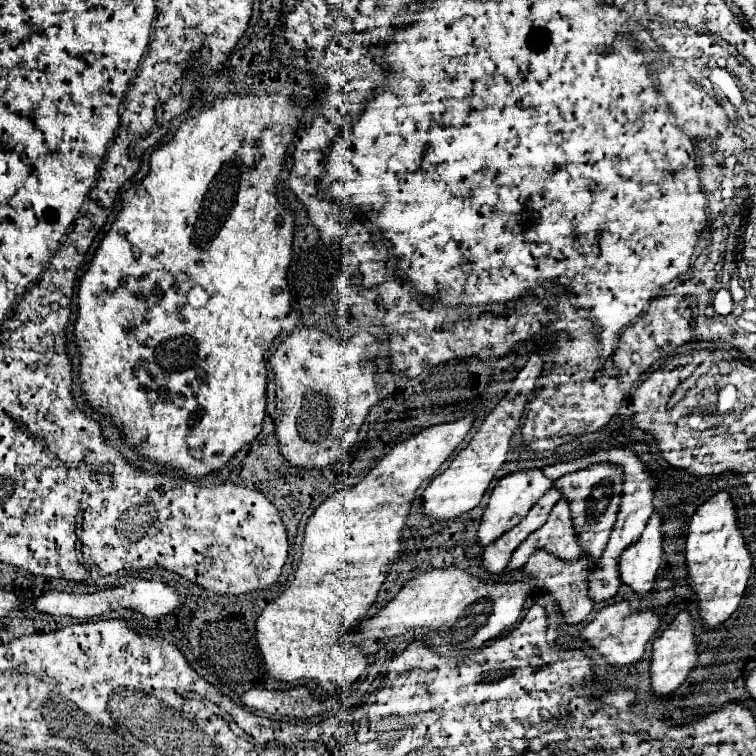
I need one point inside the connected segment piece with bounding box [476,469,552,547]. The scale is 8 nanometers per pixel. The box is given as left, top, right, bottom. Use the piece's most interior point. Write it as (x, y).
(512, 498)

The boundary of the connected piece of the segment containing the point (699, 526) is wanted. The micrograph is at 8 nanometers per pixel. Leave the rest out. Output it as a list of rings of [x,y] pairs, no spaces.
[[[726,491],[712,495],[692,515],[688,537],[686,537],[686,565],[688,565],[688,587],[692,587],[702,625],[712,631],[720,627],[740,605],[746,591],[752,555],[740,535],[736,523],[736,509]]]

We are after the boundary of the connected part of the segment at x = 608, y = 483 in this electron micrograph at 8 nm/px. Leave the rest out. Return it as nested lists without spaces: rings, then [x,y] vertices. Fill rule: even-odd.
[[[608,465],[588,467],[584,471],[576,471],[572,475],[564,475],[560,479],[556,479],[554,487],[570,503],[570,517],[572,517],[574,531],[582,545],[582,555],[590,557],[594,561],[600,559],[600,555],[608,543],[612,523],[616,521],[616,511],[620,507],[620,487],[622,487],[620,469],[608,467]]]

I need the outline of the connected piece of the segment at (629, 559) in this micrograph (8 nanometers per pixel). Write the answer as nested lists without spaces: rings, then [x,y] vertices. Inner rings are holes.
[[[654,513],[642,531],[638,543],[628,547],[618,559],[618,571],[624,585],[628,585],[638,595],[652,589],[658,565],[662,561],[662,523],[658,513]]]

